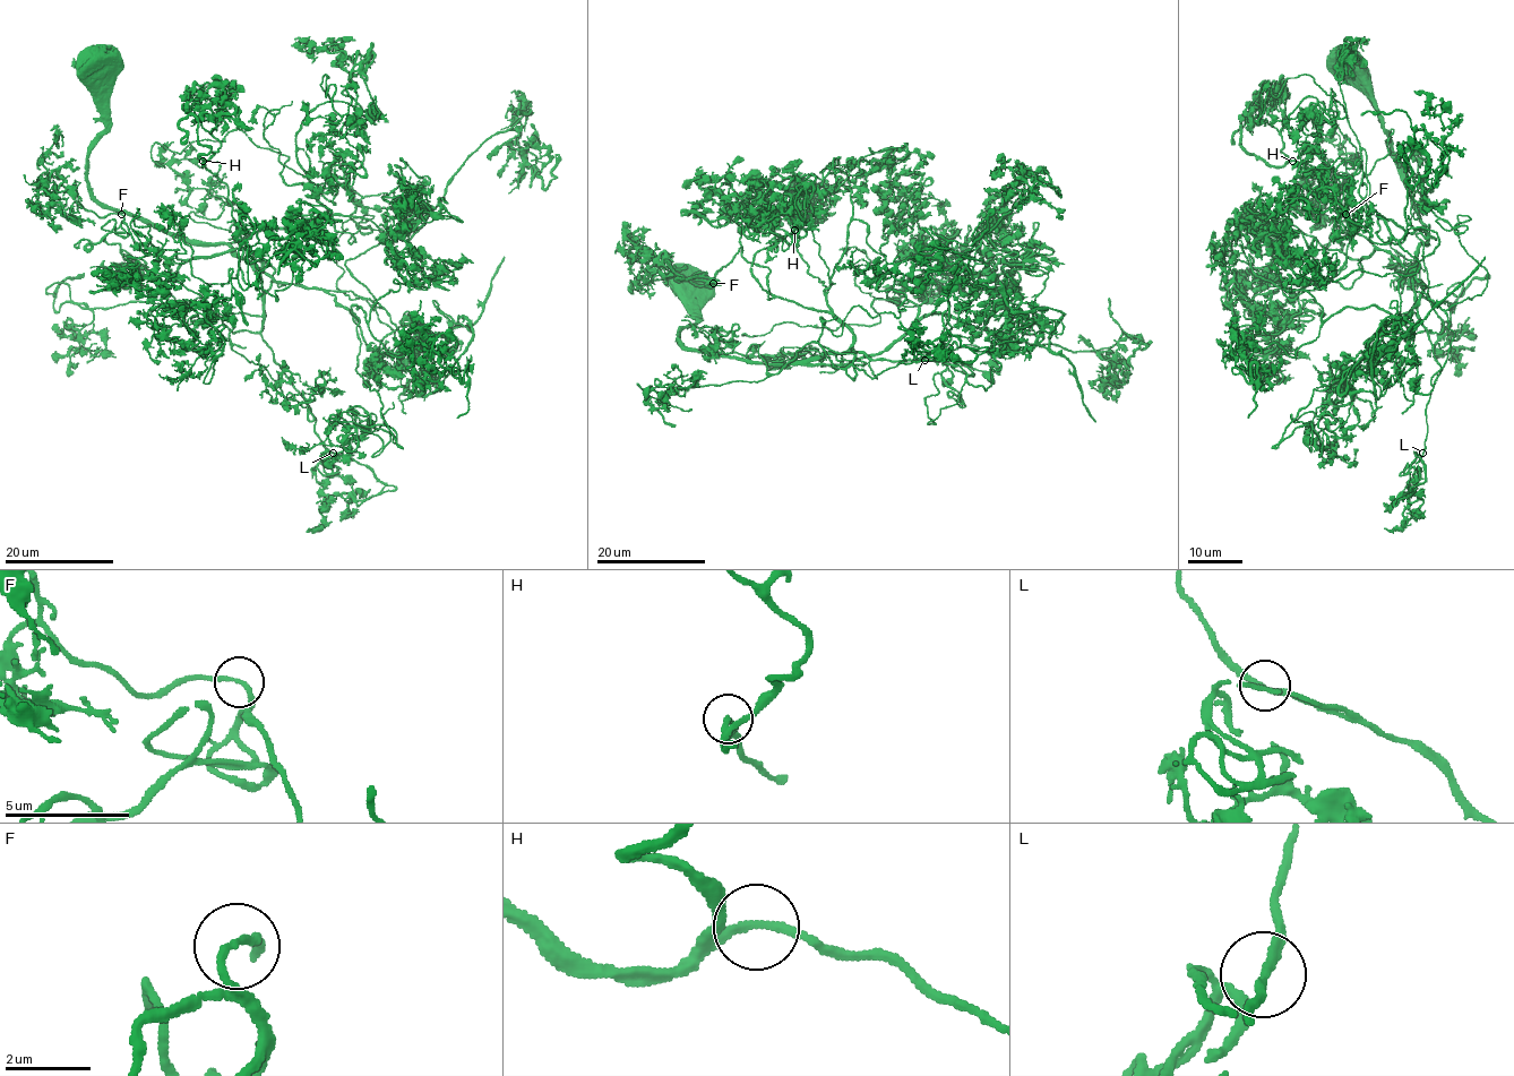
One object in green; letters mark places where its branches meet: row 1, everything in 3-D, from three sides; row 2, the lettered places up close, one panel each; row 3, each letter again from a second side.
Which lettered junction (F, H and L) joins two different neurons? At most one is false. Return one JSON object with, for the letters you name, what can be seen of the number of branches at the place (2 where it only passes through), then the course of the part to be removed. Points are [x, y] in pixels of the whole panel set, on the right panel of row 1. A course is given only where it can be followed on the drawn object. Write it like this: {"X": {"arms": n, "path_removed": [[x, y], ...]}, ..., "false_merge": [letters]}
{"false_merge": []}

